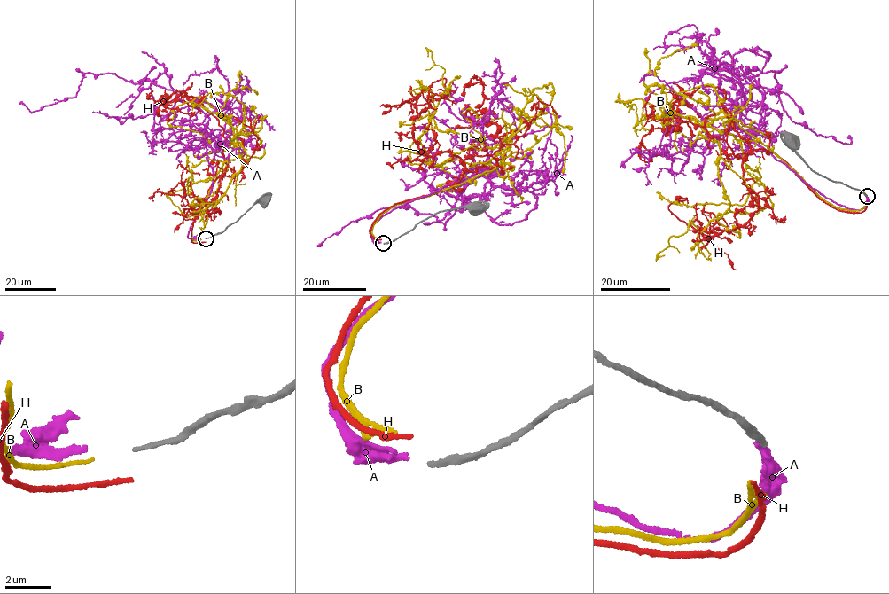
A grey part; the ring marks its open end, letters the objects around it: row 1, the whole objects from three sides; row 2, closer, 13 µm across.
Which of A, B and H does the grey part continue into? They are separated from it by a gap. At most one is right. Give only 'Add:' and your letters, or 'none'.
Add: B

